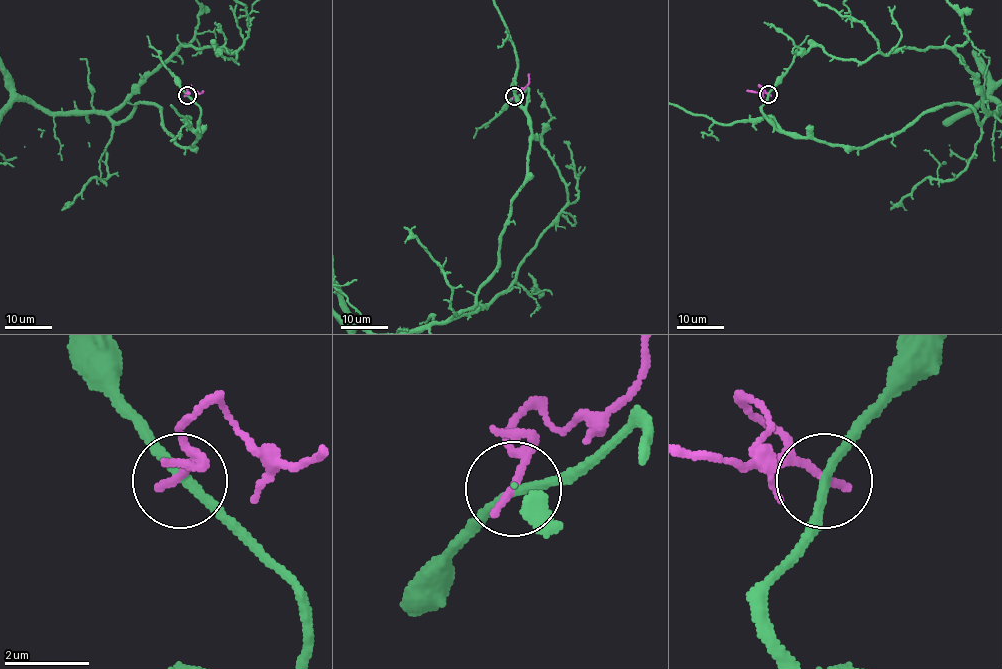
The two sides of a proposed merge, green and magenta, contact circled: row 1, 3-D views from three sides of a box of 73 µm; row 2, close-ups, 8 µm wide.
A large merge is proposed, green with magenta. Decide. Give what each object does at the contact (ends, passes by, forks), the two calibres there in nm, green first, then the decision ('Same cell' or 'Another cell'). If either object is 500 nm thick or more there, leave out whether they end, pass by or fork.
At the ring green passes by. At the ring magenta ends. Thickness 200 nm (green) against 200 nm. Another cell

